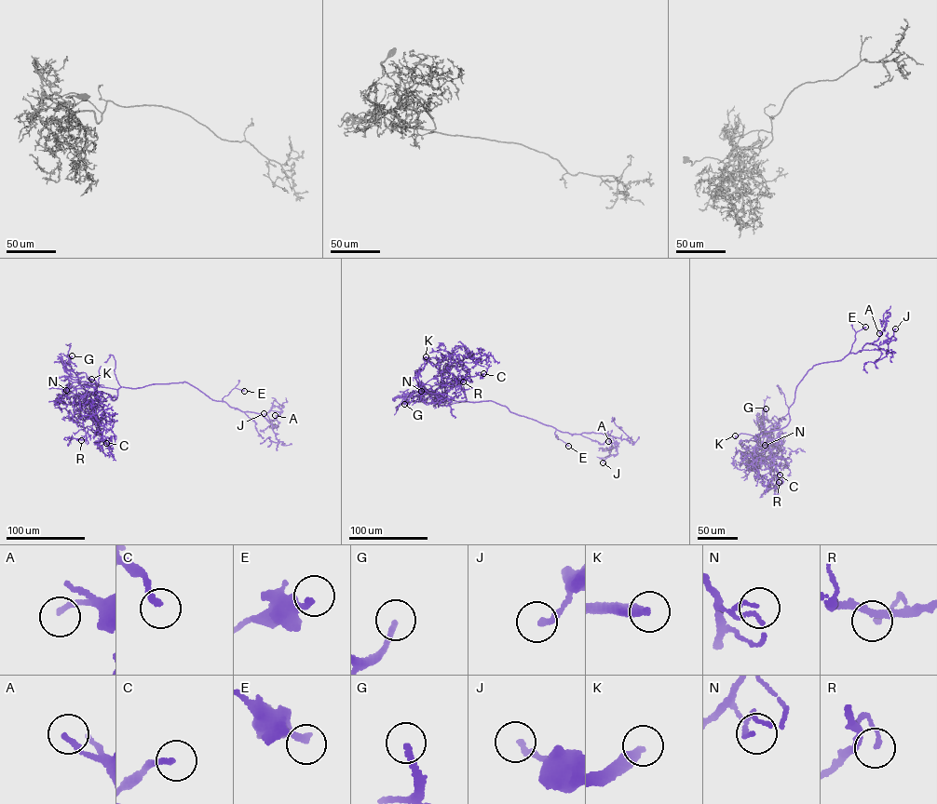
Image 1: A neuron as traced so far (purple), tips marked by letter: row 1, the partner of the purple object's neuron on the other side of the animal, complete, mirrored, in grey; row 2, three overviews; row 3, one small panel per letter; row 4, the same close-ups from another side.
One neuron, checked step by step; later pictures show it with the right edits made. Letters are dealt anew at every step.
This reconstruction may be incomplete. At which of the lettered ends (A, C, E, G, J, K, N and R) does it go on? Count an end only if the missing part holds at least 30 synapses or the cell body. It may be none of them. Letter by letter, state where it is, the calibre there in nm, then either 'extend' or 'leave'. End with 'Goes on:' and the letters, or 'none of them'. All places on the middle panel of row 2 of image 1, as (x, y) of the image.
A: place (608, 441); calibre 190 nm; leave
C: place (483, 373); calibre 190 nm; leave
E: place (568, 446); calibre 240 nm; leave
G: place (404, 404); calibre 200 nm; extend
J: place (603, 462); calibre 240 nm; leave
K: place (426, 356); calibre 340 nm; extend
N: place (421, 391); calibre 120 nm; leave
R: place (463, 381); calibre 150 nm; leave
Goes on: G, K

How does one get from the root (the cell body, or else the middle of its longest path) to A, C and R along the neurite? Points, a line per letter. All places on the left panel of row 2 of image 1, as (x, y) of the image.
A: (164, 383), (188, 382), (212, 400), (224, 402), (242, 411), (262, 414), (270, 421), (275, 415)
C: (164, 383), (117, 389), (82, 384), (83, 388), (91, 392), (91, 400), (97, 406), (95, 419), (106, 443)
R: (164, 383), (117, 389), (83, 383), (82, 388), (76, 389), (74, 398), (86, 433), (86, 439), (81, 440)

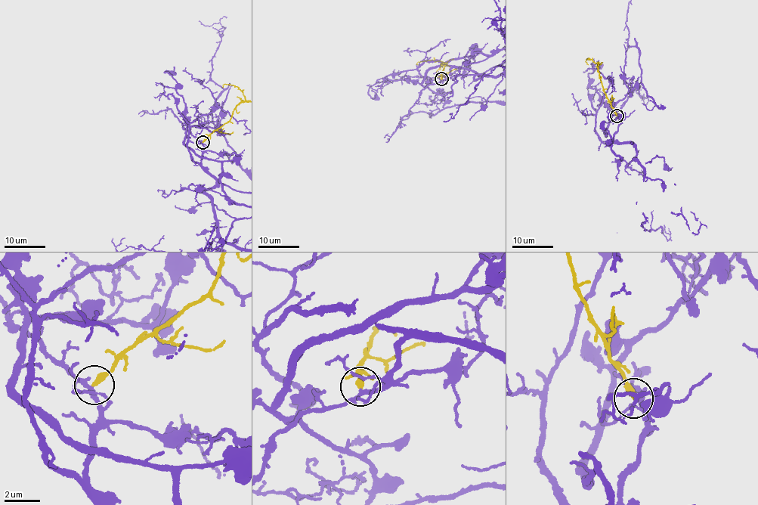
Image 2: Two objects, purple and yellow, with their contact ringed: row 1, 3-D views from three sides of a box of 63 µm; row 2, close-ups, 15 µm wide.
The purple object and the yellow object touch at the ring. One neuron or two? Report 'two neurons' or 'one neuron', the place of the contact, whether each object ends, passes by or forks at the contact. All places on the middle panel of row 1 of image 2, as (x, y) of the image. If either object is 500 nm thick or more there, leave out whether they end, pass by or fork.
one neuron; at (441, 79); purple passes by; yellow ends there

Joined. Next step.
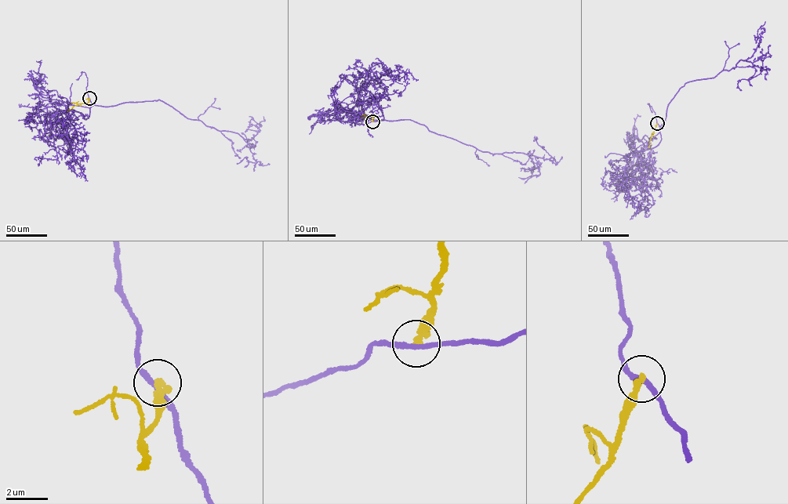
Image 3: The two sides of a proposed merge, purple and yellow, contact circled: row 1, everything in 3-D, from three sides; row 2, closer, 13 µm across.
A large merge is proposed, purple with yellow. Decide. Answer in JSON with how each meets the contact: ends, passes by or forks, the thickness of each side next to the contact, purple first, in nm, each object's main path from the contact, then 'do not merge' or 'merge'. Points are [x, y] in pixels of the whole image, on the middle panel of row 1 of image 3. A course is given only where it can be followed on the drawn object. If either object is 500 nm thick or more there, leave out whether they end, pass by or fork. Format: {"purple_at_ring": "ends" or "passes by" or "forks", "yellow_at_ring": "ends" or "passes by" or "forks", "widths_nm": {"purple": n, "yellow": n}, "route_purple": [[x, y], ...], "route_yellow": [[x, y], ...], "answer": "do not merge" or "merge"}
{"purple_at_ring": "passes by", "yellow_at_ring": "ends", "widths_nm": {"purple": 240, "yellow": 360}, "route_purple": [[372, 121], [408, 119], [483, 151], [550, 157], [535, 137], [533, 141]], "route_yellow": [[372, 121], [373, 116], [363, 114]], "answer": "do not merge"}

